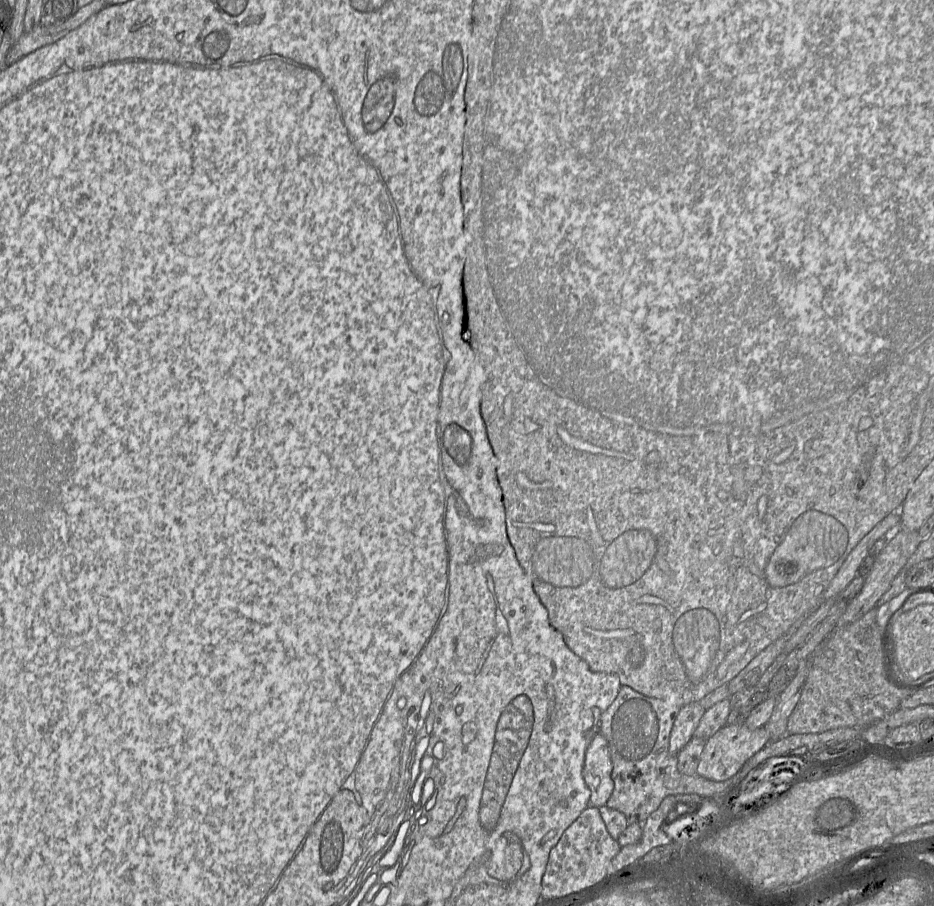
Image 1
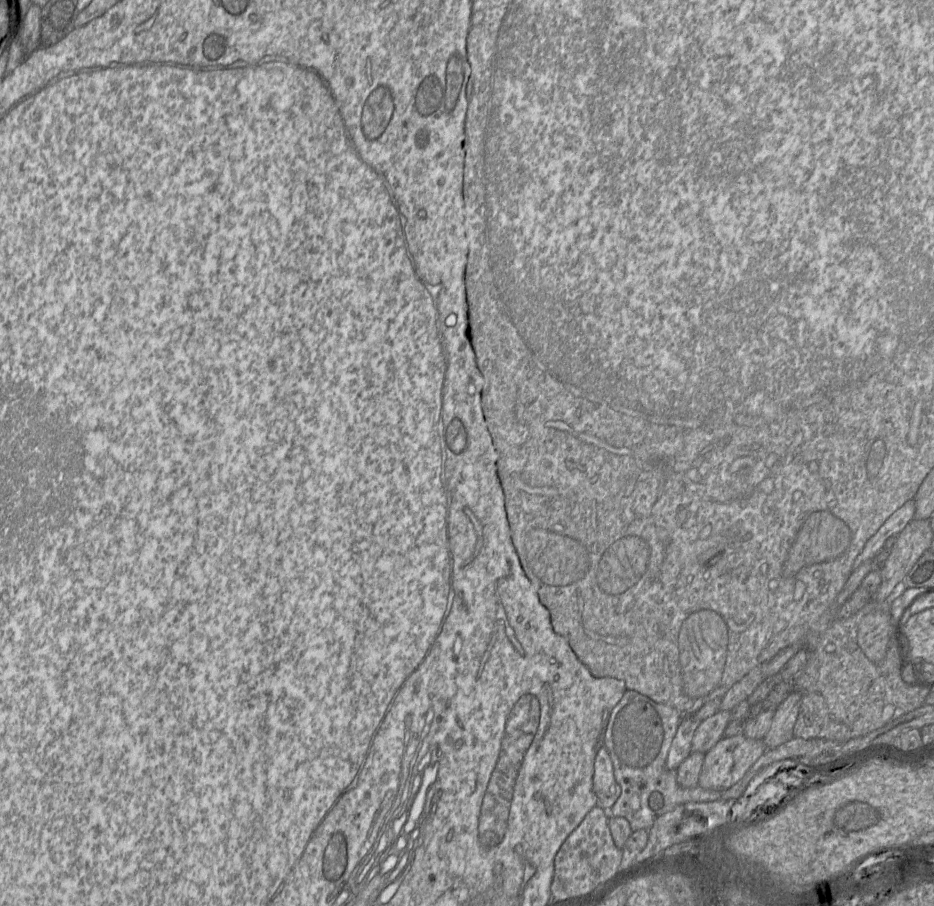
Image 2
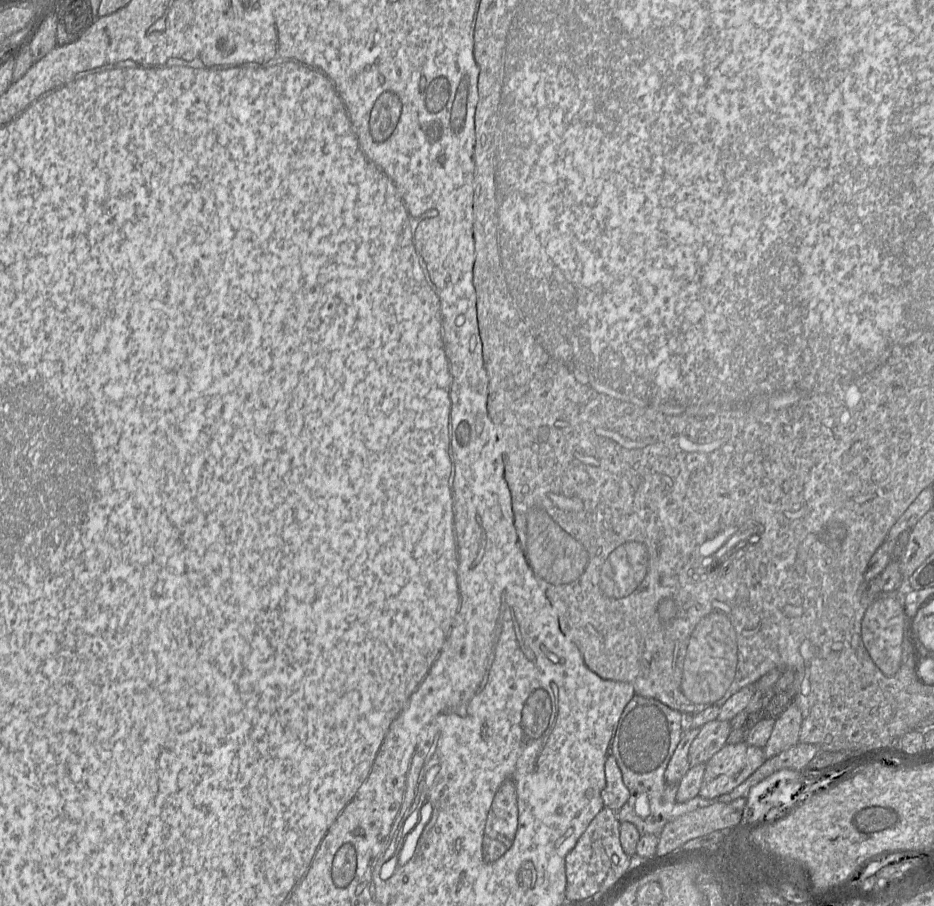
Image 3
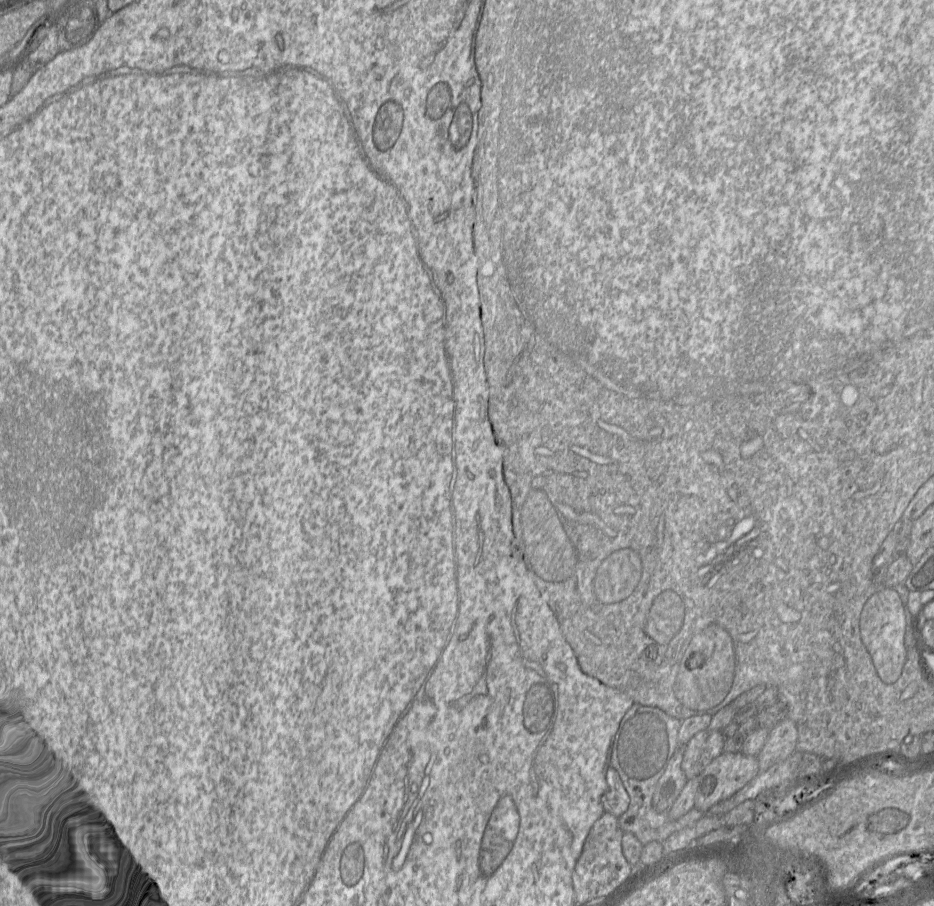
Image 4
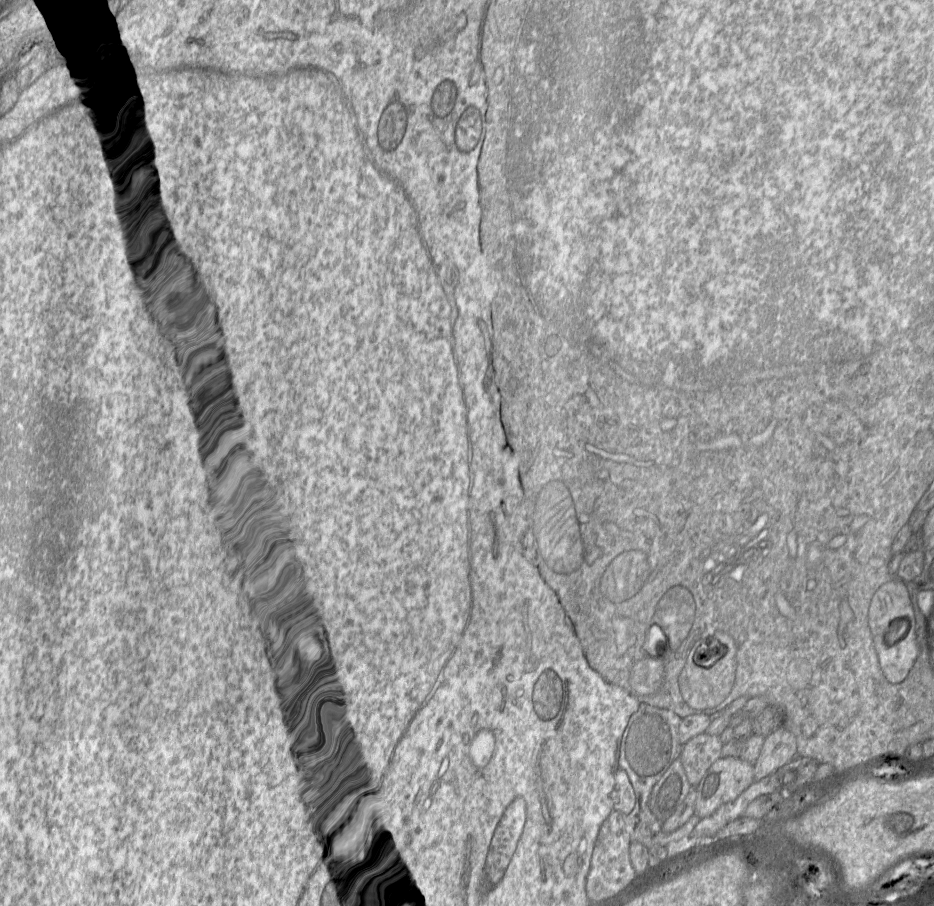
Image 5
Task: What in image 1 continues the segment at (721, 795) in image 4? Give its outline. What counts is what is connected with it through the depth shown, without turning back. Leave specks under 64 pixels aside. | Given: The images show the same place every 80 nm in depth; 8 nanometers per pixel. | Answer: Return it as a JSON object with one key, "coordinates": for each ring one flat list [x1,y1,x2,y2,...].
{"coordinates":[[745,723,726,724,705,742,697,768,697,774,714,781,725,781,733,777,755,753,772,742,765,726,749,729]]}

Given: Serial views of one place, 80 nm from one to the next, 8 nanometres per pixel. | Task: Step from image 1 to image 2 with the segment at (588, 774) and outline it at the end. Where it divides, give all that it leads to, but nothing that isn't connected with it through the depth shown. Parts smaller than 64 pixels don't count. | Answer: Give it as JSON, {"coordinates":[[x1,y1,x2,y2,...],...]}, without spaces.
{"coordinates":[[604,746,596,753,593,769,593,791,597,798,596,806,610,810,620,795,620,786,613,773,611,757]]}

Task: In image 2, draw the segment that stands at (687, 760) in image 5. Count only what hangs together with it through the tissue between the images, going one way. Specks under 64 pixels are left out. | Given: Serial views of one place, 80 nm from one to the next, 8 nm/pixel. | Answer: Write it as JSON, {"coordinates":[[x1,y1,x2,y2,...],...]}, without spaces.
{"coordinates":[[719,710,712,716,702,720,697,727,692,743,691,752,708,752,721,738,731,720,731,711]]}

